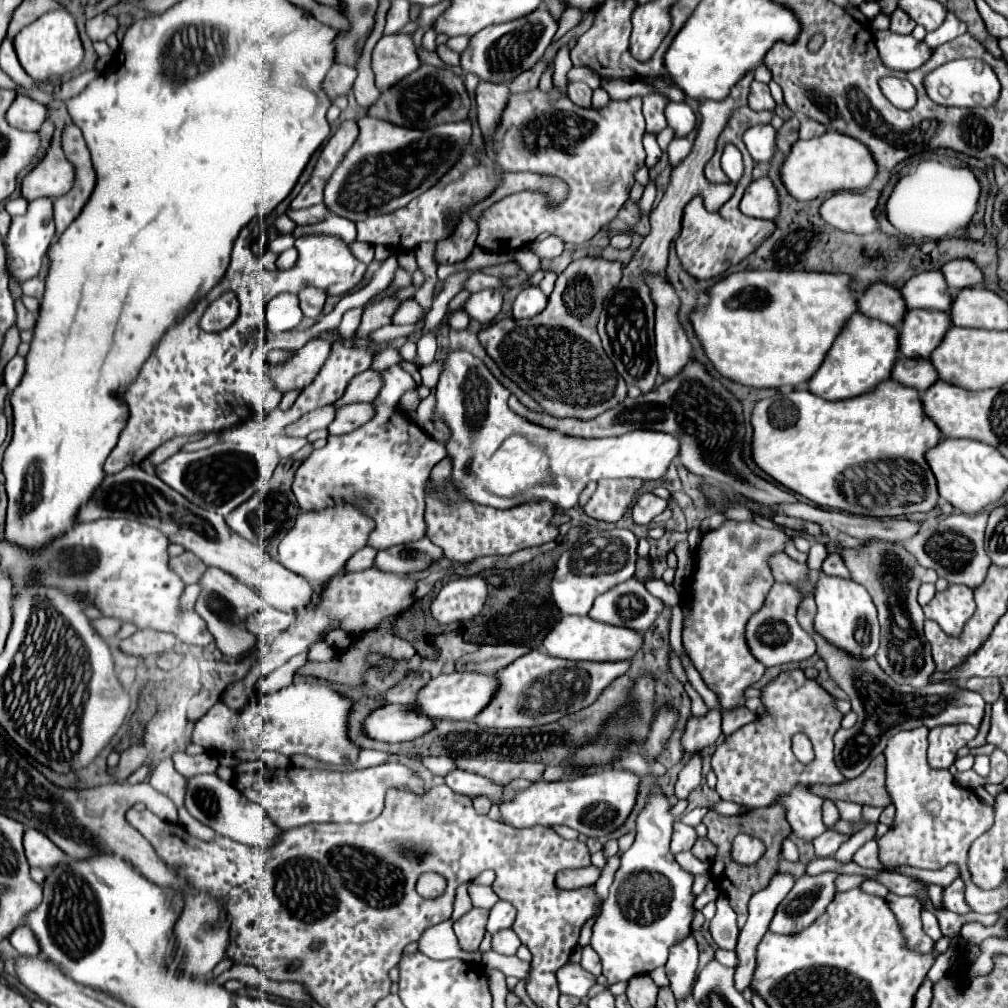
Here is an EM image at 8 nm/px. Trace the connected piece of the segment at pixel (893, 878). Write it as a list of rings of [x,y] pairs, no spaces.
[[[880,872],[876,878],[876,882],[880,882],[882,886],[888,888],[888,892],[898,894],[898,896],[926,896],[926,892],[922,890],[922,884],[916,882],[912,876],[902,876],[902,874],[890,874],[890,872]]]

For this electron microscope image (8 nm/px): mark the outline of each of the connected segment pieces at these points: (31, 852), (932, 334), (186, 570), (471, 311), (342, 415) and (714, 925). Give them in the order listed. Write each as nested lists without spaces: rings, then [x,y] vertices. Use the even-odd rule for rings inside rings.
[[[28,828],[24,832],[24,848],[26,848],[26,858],[32,868],[42,868],[50,870],[54,864],[68,864],[68,856],[58,850],[52,840],[48,840],[42,832],[36,832],[34,828]]]
[[[908,310],[898,330],[898,352],[906,358],[930,358],[950,328],[950,314],[936,310]]]
[[[184,552],[176,558],[170,558],[170,568],[180,576],[184,584],[196,584],[202,572],[206,570],[206,564],[200,562],[192,552]]]
[[[486,290],[486,292],[472,294],[470,300],[464,304],[464,310],[468,312],[470,318],[478,320],[480,324],[488,324],[496,318],[500,306],[502,306],[502,296],[494,290]]]
[[[370,402],[346,404],[346,406],[338,408],[334,422],[328,426],[328,432],[330,434],[348,434],[372,418],[374,418],[374,404],[370,404]]]
[[[724,894],[716,898],[716,916],[710,922],[710,932],[714,942],[724,950],[734,950],[738,942],[738,926],[736,926],[736,912],[732,910],[730,902]]]

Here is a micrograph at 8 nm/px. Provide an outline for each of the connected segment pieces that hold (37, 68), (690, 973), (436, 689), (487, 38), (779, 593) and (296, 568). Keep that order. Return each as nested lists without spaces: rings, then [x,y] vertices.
[[[66,8],[46,12],[36,22],[22,28],[14,36],[14,50],[26,74],[36,82],[44,82],[50,76],[68,76],[74,68],[80,66],[84,56],[74,16]]]
[[[690,932],[690,936],[682,938],[674,948],[670,948],[670,956],[666,962],[666,976],[670,980],[670,990],[676,1000],[684,1000],[692,994],[692,984],[698,968],[698,946]]]
[[[472,672],[440,674],[420,688],[416,696],[416,708],[418,712],[426,714],[432,720],[472,720],[492,700],[496,686],[498,686],[496,678],[486,674],[472,674]]]
[[[540,6],[528,16],[522,16],[514,22],[494,24],[490,28],[484,28],[482,32],[472,36],[474,40],[470,48],[462,54],[462,68],[464,72],[474,72],[484,82],[510,84],[518,74],[530,70],[544,56],[556,30],[558,30],[558,22],[548,12],[546,6]]]
[[[776,582],[764,600],[764,606],[748,620],[746,644],[752,656],[758,662],[762,662],[766,668],[788,664],[788,662],[802,662],[816,652],[814,638],[806,630],[802,630],[796,620],[796,610],[800,606],[800,600],[802,600],[802,594],[798,588],[794,588],[792,584]]]
[[[354,502],[334,504],[314,512],[300,512],[294,528],[282,538],[278,546],[278,562],[310,582],[324,582],[326,578],[338,574],[354,552],[366,546],[372,530],[374,522]]]

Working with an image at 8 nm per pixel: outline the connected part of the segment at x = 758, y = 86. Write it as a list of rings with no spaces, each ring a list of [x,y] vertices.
[[[752,82],[752,88],[750,88],[750,96],[748,96],[748,106],[754,110],[754,112],[762,112],[762,110],[774,110],[776,108],[776,102],[770,94],[770,88],[768,84],[762,84],[762,82]]]

